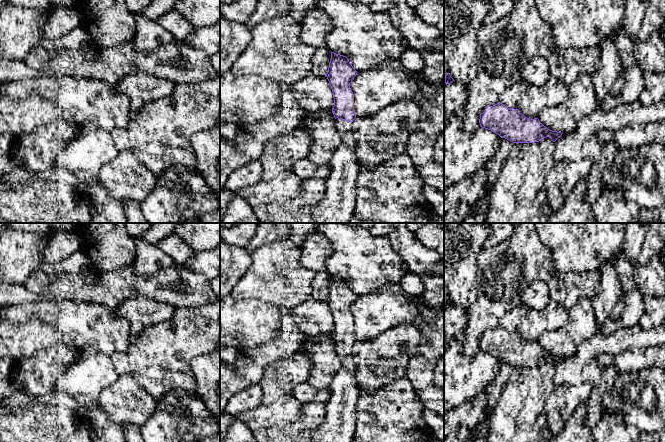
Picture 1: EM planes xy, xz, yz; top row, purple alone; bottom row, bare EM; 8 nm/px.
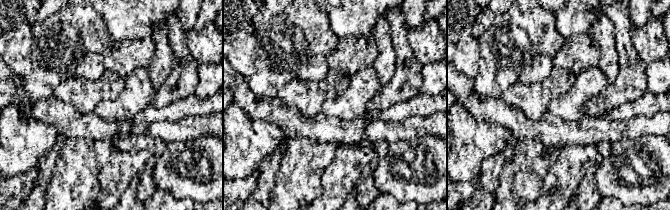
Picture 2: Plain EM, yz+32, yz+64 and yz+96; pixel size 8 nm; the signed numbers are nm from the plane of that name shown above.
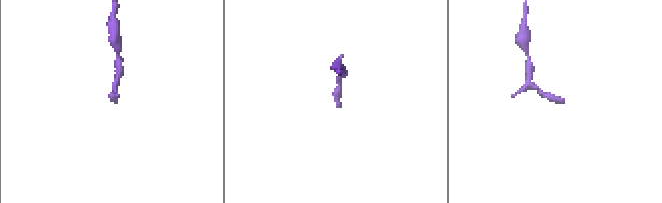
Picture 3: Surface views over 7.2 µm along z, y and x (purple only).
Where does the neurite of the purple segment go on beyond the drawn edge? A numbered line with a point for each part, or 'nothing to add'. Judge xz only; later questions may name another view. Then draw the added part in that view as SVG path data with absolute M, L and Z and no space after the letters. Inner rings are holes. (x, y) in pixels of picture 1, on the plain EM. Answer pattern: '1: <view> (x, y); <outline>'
1: xz (339, 424); M336 342L341 368L334 377L331 397L325 403L323 423L312 432L313 442L353 442L356 429L356 402L360 395L352 347Z

